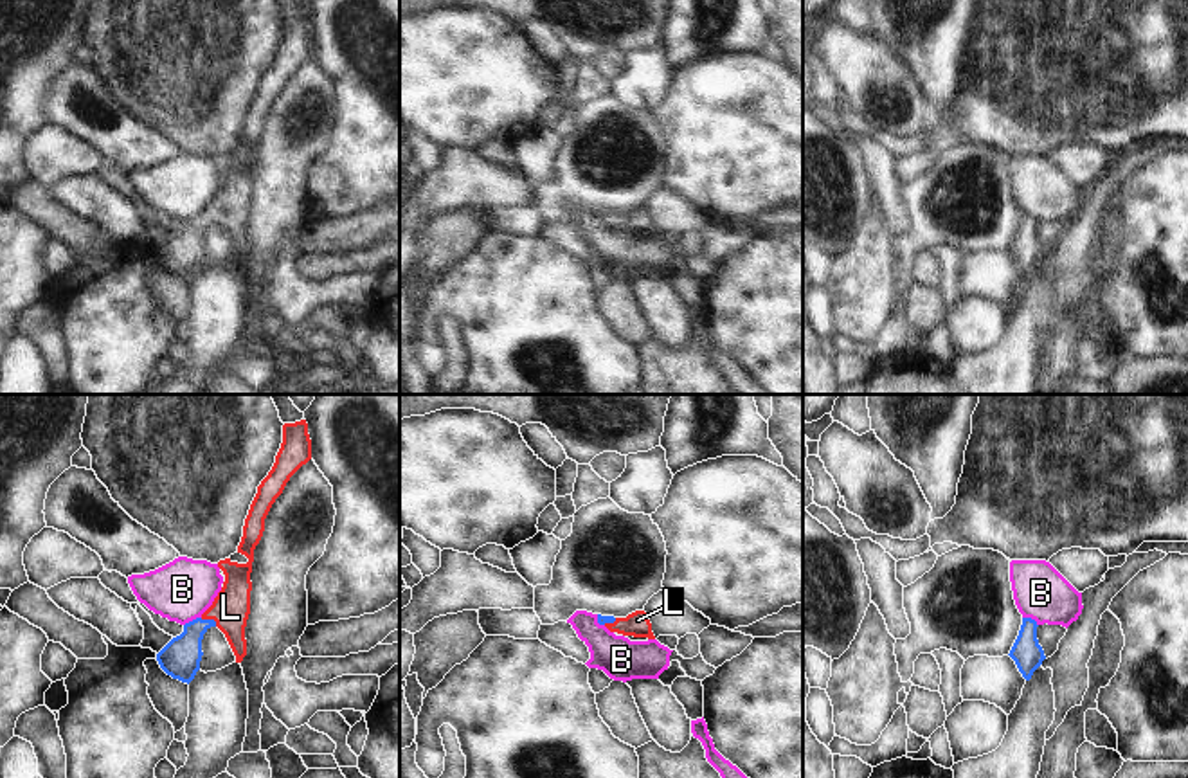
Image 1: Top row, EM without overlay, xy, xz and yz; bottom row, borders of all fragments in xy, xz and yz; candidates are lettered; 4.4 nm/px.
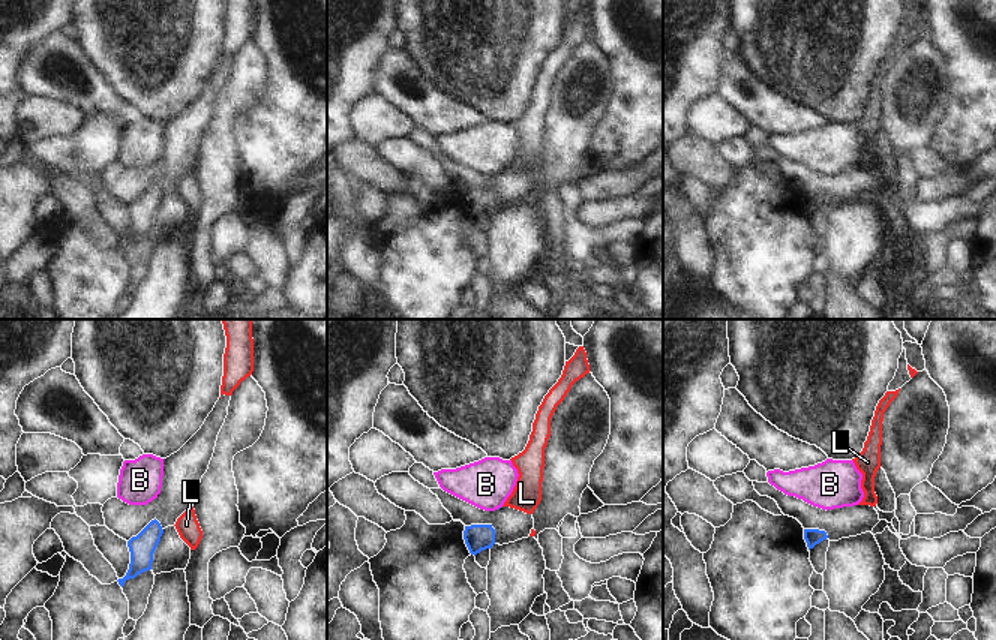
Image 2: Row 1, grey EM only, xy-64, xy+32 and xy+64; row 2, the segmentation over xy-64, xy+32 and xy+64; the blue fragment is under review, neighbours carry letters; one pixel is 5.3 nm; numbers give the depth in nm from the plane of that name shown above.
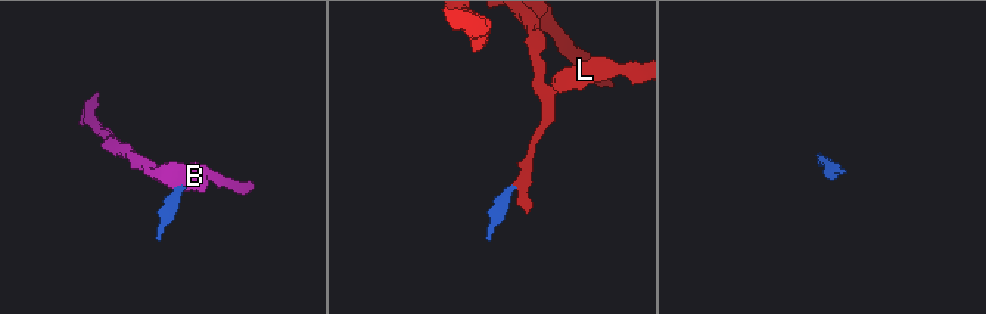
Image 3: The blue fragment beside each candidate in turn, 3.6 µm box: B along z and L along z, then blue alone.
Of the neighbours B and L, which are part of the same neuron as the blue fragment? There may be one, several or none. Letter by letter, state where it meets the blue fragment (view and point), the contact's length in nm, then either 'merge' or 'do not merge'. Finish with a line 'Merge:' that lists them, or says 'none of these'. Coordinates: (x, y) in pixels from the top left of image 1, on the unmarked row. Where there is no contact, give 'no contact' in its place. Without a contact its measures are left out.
B: xy (193, 217) | 90 nm | do not merge
L: xy (209, 217) | 90 nm | merge
Merge: L

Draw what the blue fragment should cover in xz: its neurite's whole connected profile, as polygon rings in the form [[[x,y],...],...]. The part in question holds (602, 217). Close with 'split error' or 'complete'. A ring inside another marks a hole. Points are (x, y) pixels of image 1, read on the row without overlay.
[[[635,207],[635,209],[628,211],[626,214],[598,211],[598,220],[605,222],[610,229],[617,229],[623,232],[655,236],[655,232],[652,229],[652,220],[644,207]]] | split error

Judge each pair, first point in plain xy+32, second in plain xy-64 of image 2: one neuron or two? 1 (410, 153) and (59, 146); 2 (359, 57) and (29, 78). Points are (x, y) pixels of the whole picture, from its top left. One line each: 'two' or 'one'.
1: one
2: two

